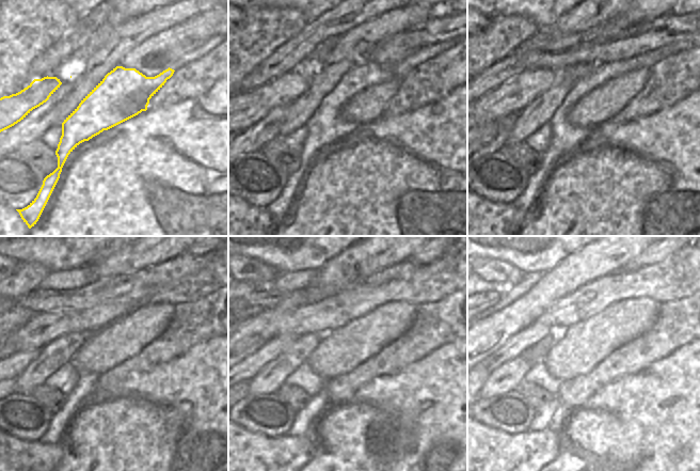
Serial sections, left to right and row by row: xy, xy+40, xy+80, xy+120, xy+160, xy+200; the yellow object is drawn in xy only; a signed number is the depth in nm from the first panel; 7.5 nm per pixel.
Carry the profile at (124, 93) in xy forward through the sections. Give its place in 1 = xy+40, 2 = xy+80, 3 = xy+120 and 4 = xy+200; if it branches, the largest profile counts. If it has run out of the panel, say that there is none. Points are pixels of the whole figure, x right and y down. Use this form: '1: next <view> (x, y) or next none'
1: next xy+40 (327, 125)
2: next xy+80 (514, 94)
3: next xy+120 (42, 329)
4: next xy+200 (684, 272)

